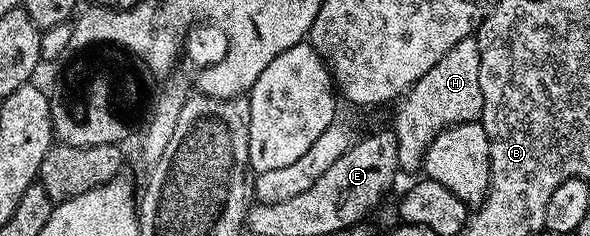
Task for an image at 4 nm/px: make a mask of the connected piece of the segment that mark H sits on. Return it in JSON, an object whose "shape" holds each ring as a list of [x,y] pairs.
{"shape":[[[470,35],[462,38],[462,42],[451,48],[438,62],[438,66],[434,66],[434,70],[426,70],[426,74],[422,74],[422,78],[418,78],[418,82],[404,93],[394,124],[401,173],[419,173],[423,169],[426,150],[442,130],[455,124],[480,120],[484,103],[482,86],[478,83],[479,69],[478,42],[475,35]]]}

